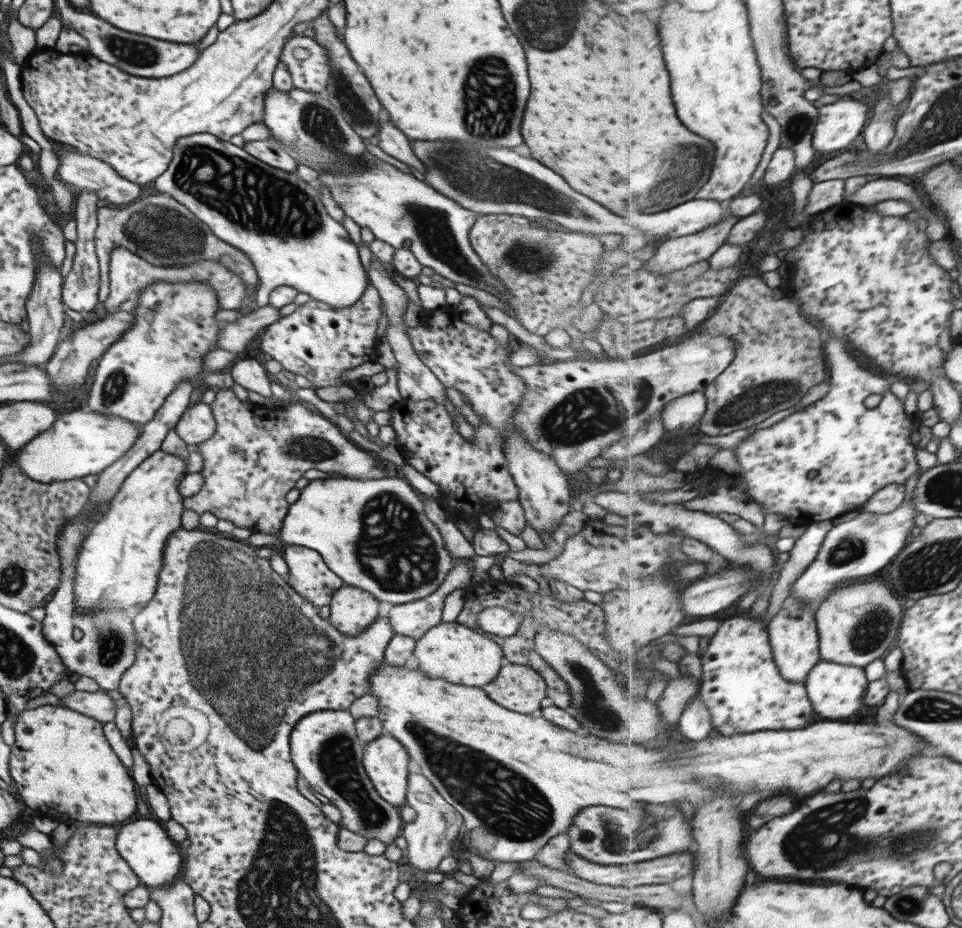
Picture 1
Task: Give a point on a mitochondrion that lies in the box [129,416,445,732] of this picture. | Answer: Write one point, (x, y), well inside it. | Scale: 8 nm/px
(393, 548)

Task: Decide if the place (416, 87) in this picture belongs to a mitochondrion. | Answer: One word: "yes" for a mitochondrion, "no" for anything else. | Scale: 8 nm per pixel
no

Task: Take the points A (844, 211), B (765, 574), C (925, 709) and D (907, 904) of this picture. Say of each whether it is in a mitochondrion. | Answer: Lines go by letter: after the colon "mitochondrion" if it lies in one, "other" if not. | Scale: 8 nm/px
A: other
B: other
C: mitochondrion
D: mitochondrion

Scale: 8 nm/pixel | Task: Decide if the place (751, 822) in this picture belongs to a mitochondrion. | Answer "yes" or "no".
no

